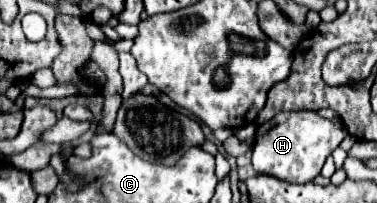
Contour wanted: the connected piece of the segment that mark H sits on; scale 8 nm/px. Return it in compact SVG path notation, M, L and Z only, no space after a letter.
M286 111L278 113L270 121L262 123L254 137L252 147L252 167L256 173L266 173L290 183L310 183L314 181L326 157L340 145L348 135L340 121L330 121L314 111Z

